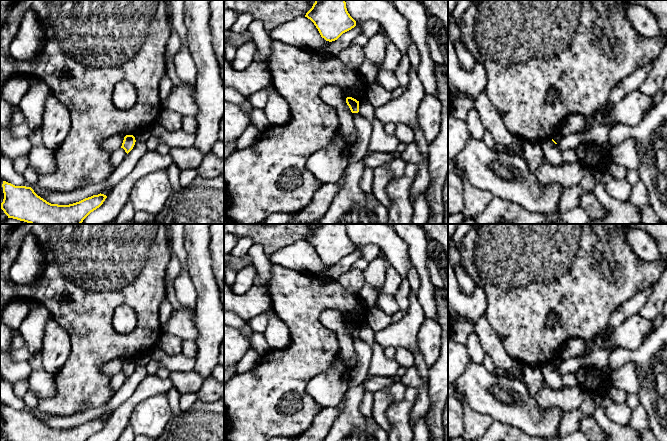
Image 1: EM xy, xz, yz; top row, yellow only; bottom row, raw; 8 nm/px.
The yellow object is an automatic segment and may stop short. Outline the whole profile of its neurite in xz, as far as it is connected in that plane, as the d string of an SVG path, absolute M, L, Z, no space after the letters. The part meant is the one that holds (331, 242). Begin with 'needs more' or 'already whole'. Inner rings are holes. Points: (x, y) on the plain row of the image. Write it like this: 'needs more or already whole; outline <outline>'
already whole; outline M345 224L314 225L305 241L314 247L321 261L326 265L335 265L356 250L356 245L347 235Z

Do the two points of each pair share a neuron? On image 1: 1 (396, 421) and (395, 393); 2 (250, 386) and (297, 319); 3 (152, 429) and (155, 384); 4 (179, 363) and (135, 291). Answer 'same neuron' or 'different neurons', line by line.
1: different neurons
2: same neuron
3: different neurons
4: different neurons

